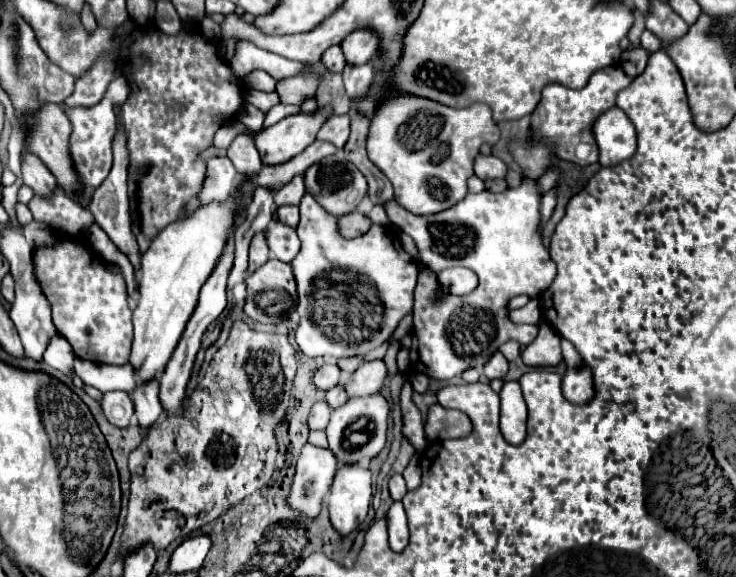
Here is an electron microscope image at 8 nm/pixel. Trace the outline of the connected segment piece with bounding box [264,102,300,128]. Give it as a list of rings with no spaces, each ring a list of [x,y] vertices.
[[[276,104],[268,114],[266,114],[266,122],[264,122],[264,128],[266,126],[272,126],[272,124],[276,124],[278,120],[282,120],[284,116],[290,116],[290,114],[296,114],[296,112],[300,112],[300,106],[292,106],[292,104]]]

